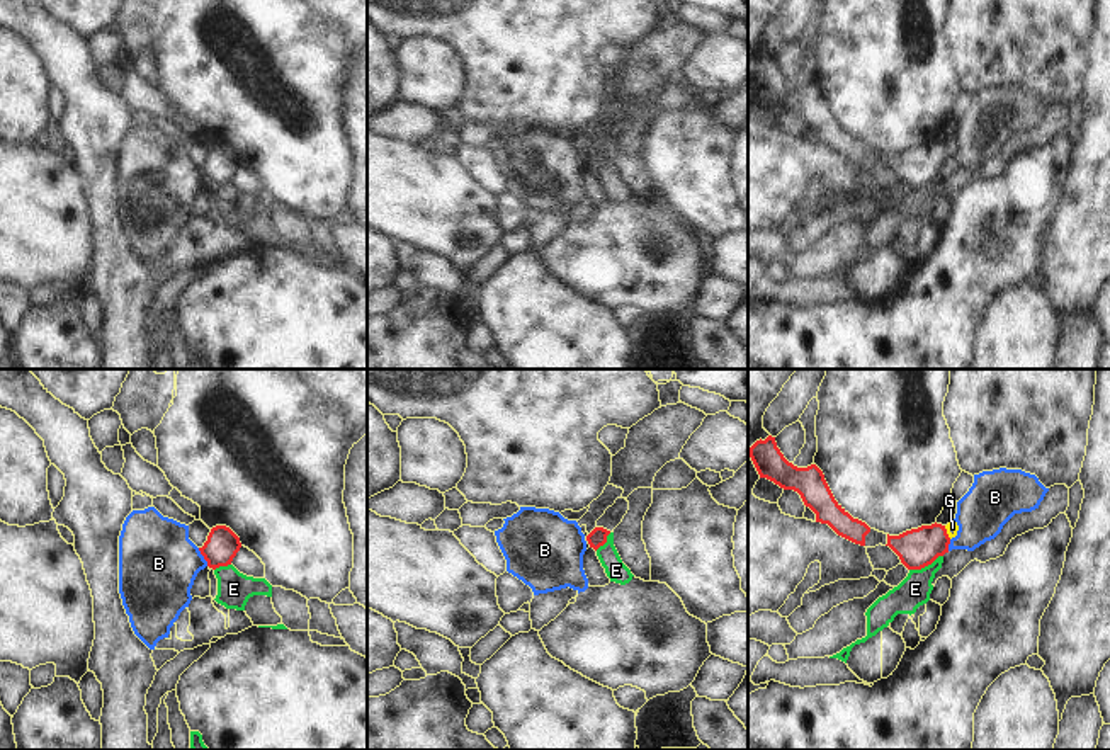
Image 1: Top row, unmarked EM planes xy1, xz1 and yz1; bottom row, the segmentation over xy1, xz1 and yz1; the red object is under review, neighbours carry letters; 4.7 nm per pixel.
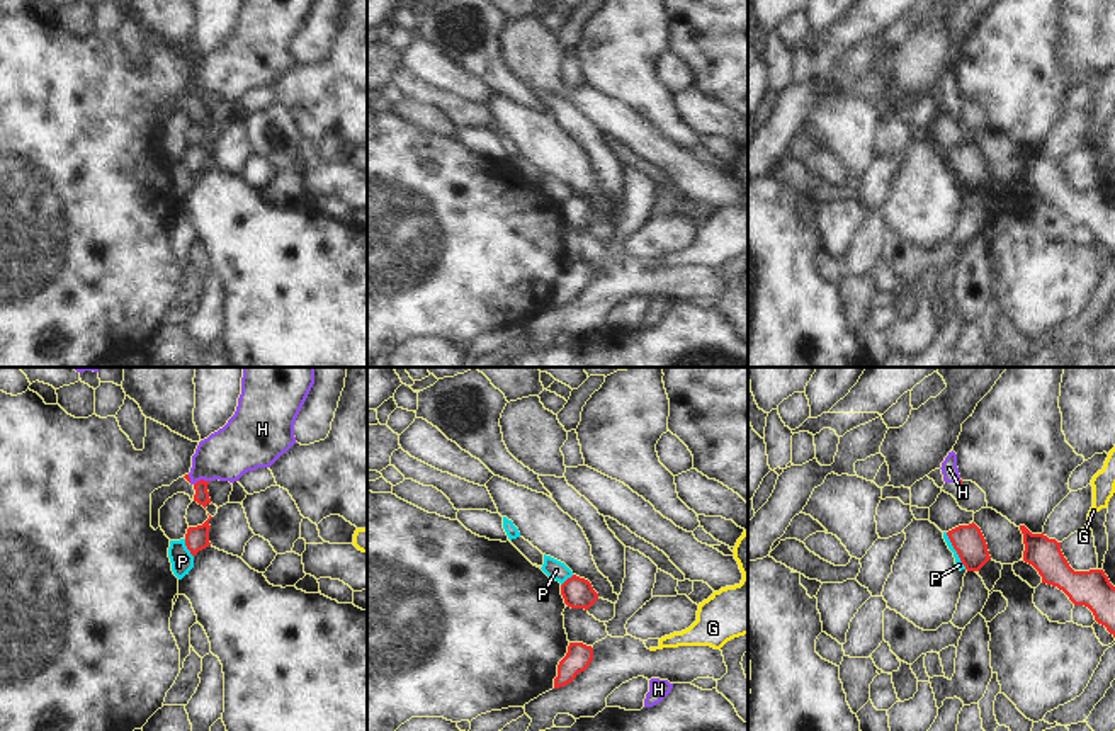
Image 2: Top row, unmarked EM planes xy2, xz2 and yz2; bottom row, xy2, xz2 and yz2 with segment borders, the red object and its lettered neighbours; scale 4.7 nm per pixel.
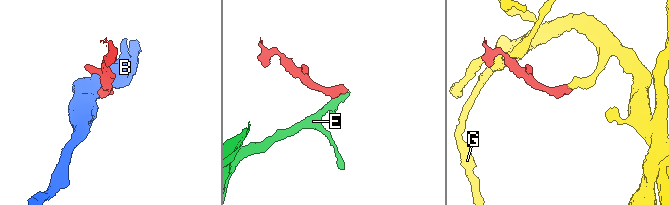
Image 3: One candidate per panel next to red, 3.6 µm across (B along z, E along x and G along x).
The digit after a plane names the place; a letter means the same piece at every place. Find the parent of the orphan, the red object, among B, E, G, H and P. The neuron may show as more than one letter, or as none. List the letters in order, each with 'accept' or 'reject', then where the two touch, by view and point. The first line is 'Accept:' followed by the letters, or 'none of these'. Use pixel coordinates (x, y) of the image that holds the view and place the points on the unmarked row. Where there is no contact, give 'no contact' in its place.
Accept: H
B: reject | xy1 (203, 174)
E: reject | yz1 (925, 184)
G: reject | yz1 (945, 152)
H: accept | xy2 (201, 99)
P: reject | yz2 (956, 169)

